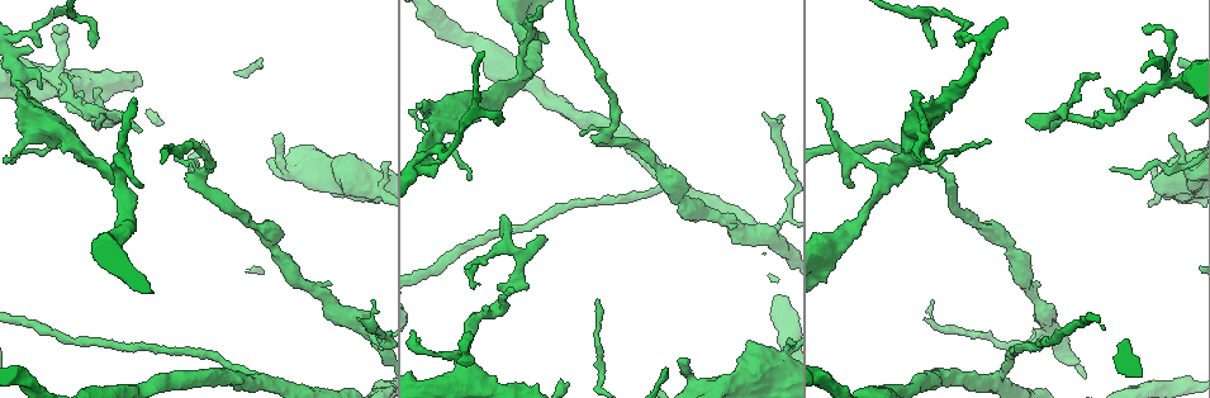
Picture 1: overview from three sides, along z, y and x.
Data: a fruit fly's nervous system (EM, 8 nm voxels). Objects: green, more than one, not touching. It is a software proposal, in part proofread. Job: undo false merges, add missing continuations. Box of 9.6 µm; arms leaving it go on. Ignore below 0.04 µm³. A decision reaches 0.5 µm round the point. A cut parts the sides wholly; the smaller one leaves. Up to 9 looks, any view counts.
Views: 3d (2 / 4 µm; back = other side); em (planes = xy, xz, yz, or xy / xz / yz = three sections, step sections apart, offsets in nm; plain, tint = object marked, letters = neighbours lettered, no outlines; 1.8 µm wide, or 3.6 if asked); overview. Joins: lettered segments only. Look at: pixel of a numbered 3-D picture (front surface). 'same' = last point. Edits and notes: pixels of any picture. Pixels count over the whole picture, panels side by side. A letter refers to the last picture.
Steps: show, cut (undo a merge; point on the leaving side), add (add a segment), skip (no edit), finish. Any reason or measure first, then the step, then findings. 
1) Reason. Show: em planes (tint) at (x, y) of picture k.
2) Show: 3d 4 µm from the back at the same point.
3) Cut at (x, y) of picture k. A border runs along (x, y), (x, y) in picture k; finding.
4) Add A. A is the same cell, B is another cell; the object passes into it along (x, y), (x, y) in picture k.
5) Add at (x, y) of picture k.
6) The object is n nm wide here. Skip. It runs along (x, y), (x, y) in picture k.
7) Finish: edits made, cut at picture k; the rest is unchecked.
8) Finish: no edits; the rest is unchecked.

Sudden change in width. Show: em xz step 16 (tint) at (757, 234) of picture 1.

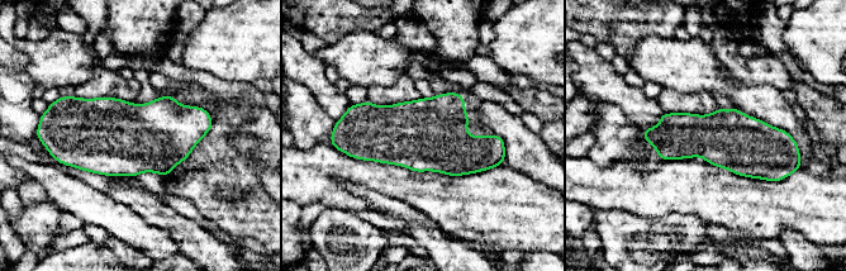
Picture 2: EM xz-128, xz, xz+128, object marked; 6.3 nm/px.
Show: em planes (tint) at the same point.

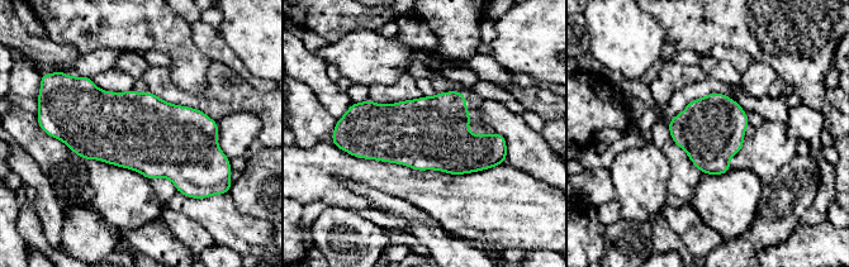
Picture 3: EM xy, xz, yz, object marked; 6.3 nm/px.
What lies round it. Show: em planes (letters) at the same point.

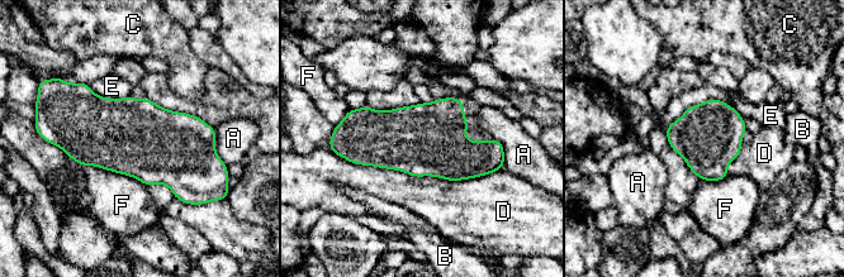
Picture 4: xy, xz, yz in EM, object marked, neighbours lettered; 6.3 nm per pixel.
The object is 420 nm wide here. Skip. A, B, C, D, E and F are other cells; a border runs along (335, 153), (446, 180), (502, 168) in picture 4; all the same neuron.

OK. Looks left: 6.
Show: em planes (letters) at (498, 121) of picture 1.

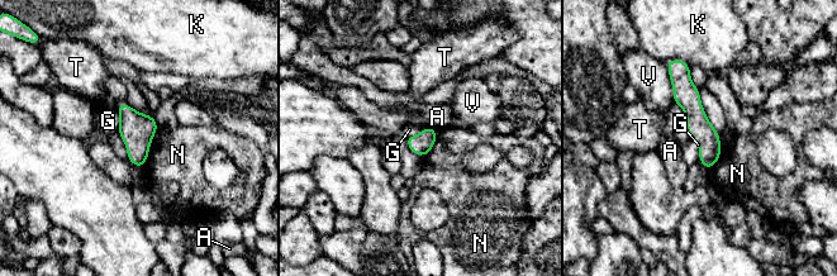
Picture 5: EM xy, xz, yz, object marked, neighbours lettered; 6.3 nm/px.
The object is 140 nm wide here; the longest contact is with N, 280 nm. Skip. A, G, K, N, T and V are other cells; none of them fits.

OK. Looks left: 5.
Show: 3d 2 µm at (16, 40) of picture 1.

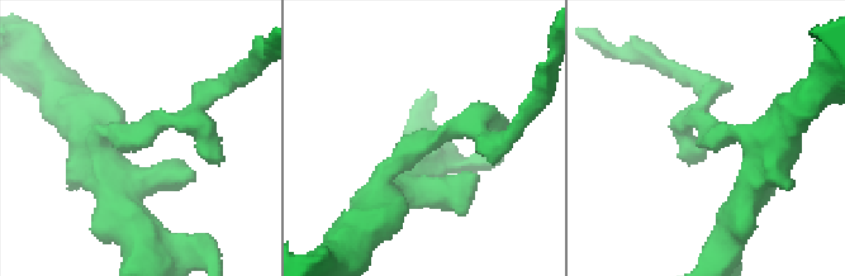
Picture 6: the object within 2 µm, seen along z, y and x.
Show: em planes (tint) at (417, 147) of picture 6.

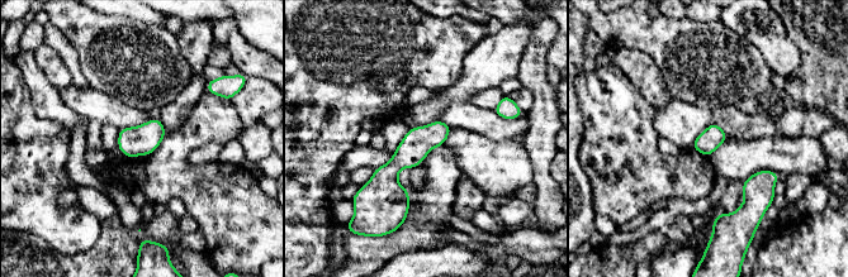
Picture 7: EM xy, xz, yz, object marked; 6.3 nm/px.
Show: em planes (letters) at the same point.

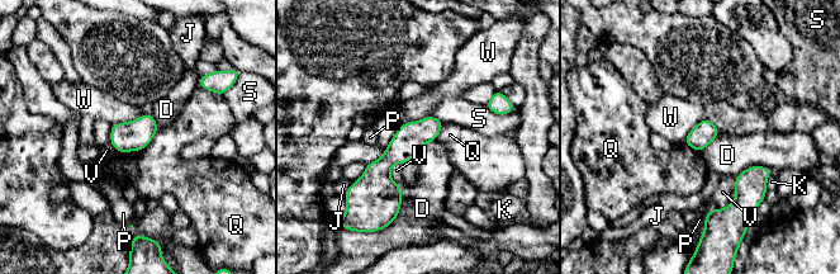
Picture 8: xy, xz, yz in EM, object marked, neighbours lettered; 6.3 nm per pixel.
Skip. D, J, K, P, Q, S, V and W are other cells; a border runs along (770, 169), (750, 165), (734, 176) in picture 8; all the same neuron.

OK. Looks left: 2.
Free end. Show: em 3.6 µm planes (letters) at (424, 101) of picture 1.

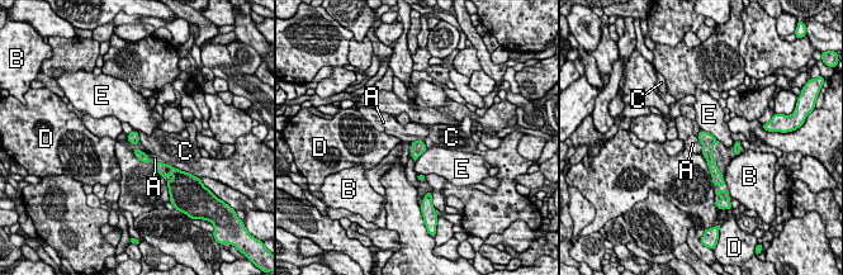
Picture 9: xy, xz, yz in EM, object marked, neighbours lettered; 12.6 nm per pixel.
The object is 140 nm wide here. Skip. A, B, C, D and E are other cells; a border runs along (127, 138), (152, 161), (170, 165) in picture 9; none of them fits.

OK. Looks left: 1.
Finish: no edits; the rest is unchecked.

